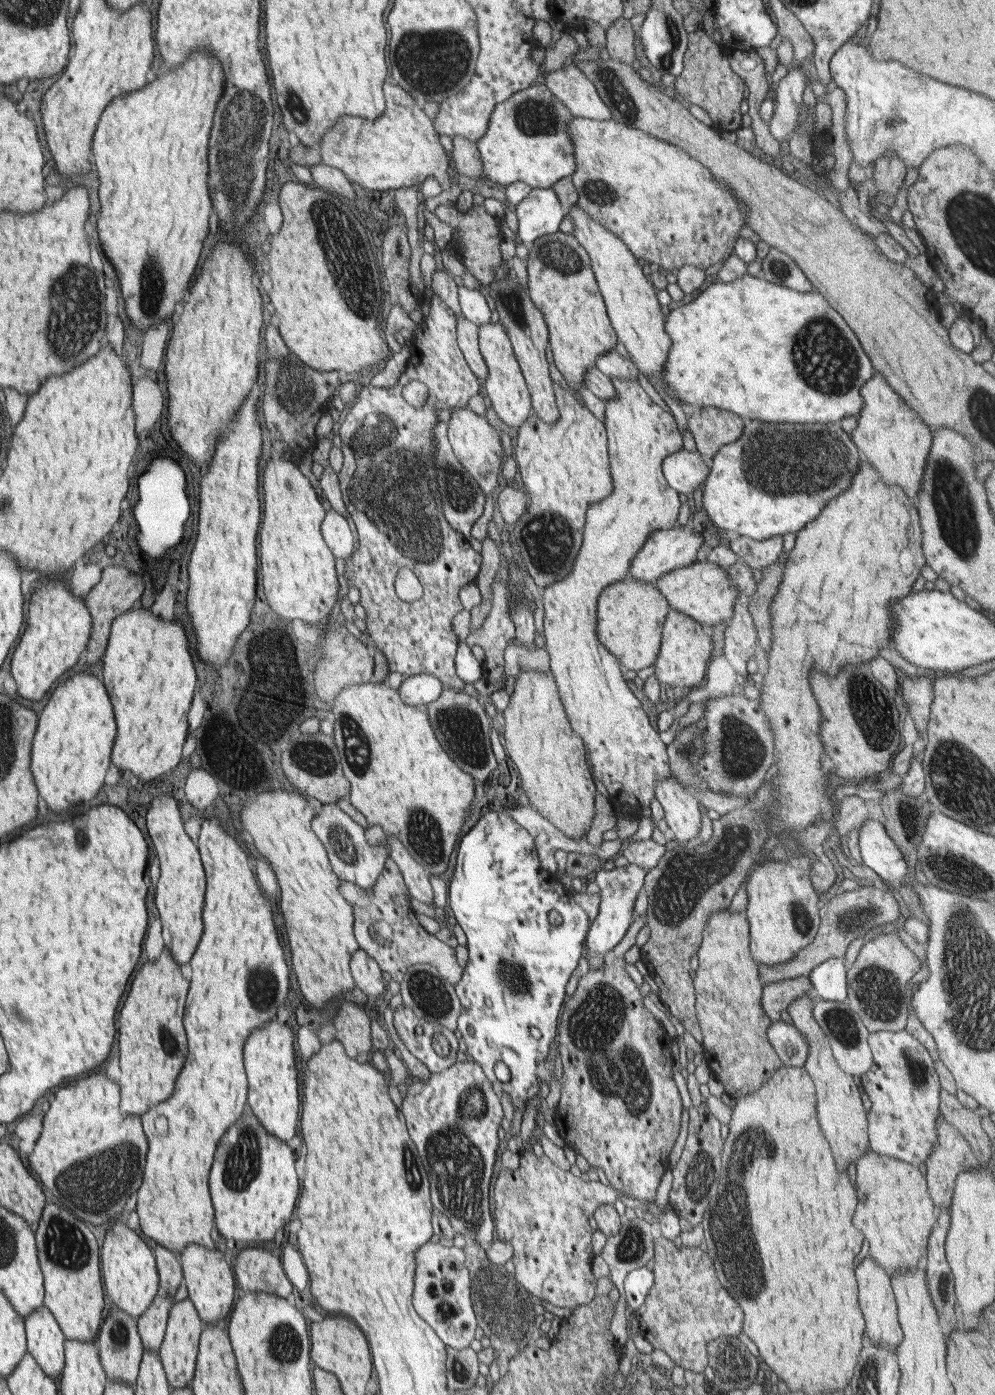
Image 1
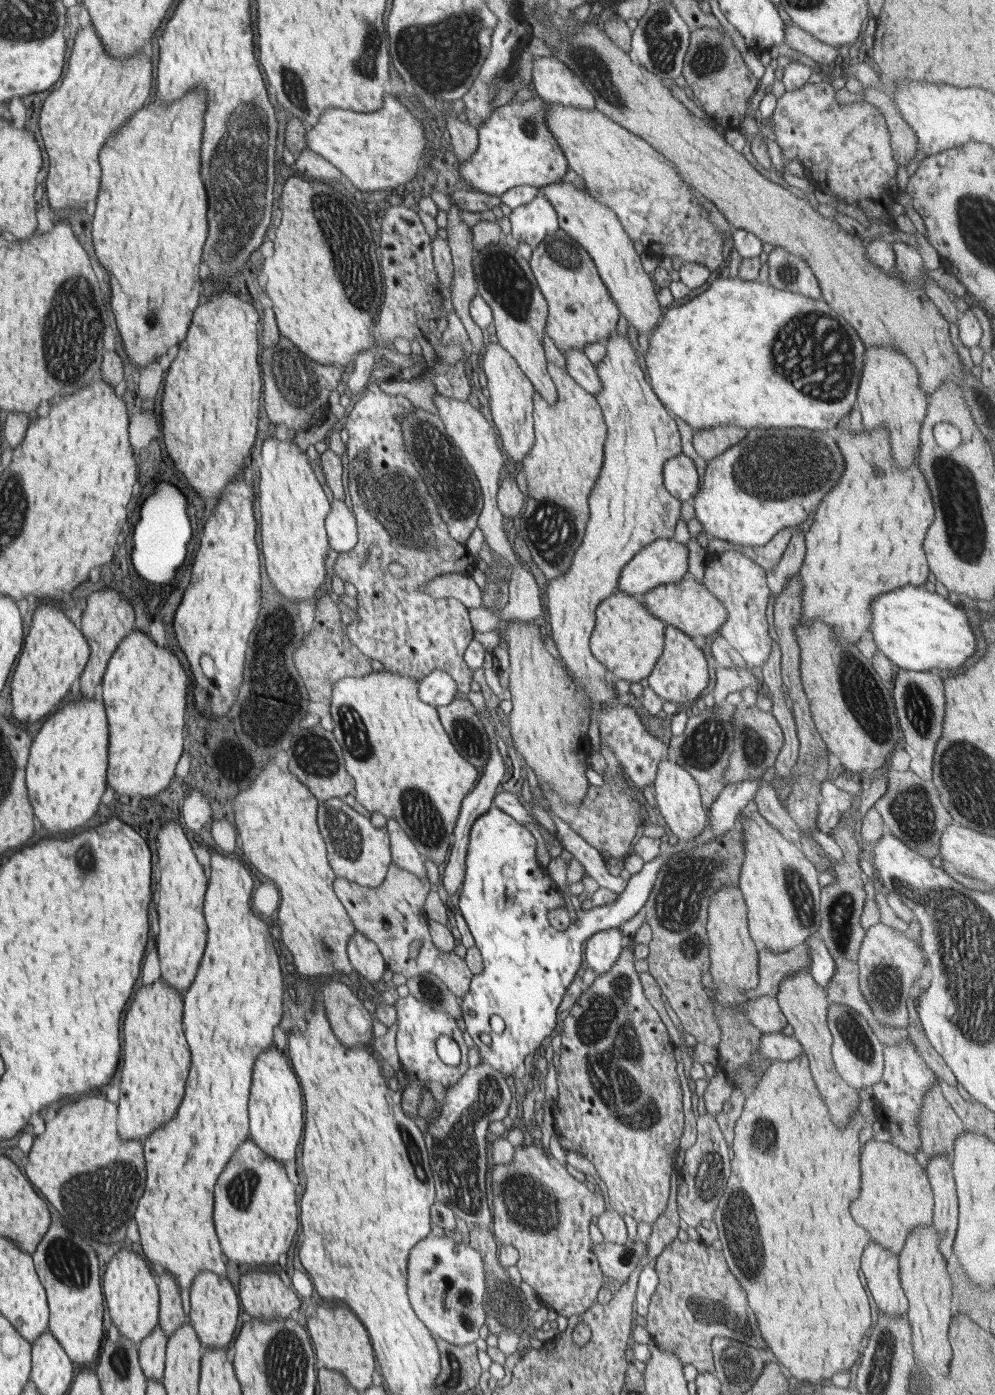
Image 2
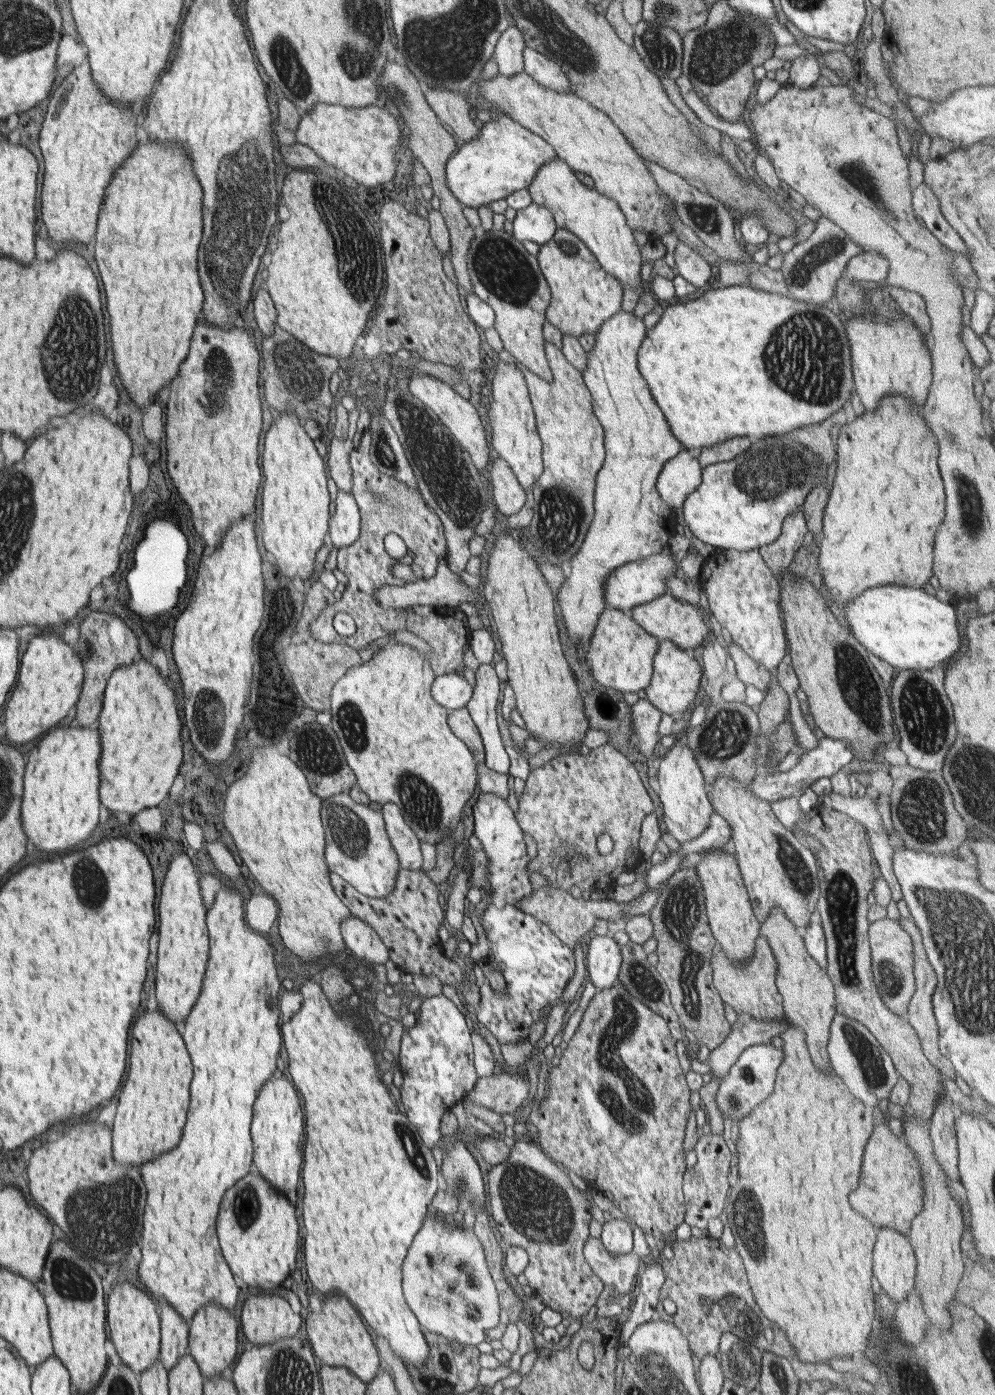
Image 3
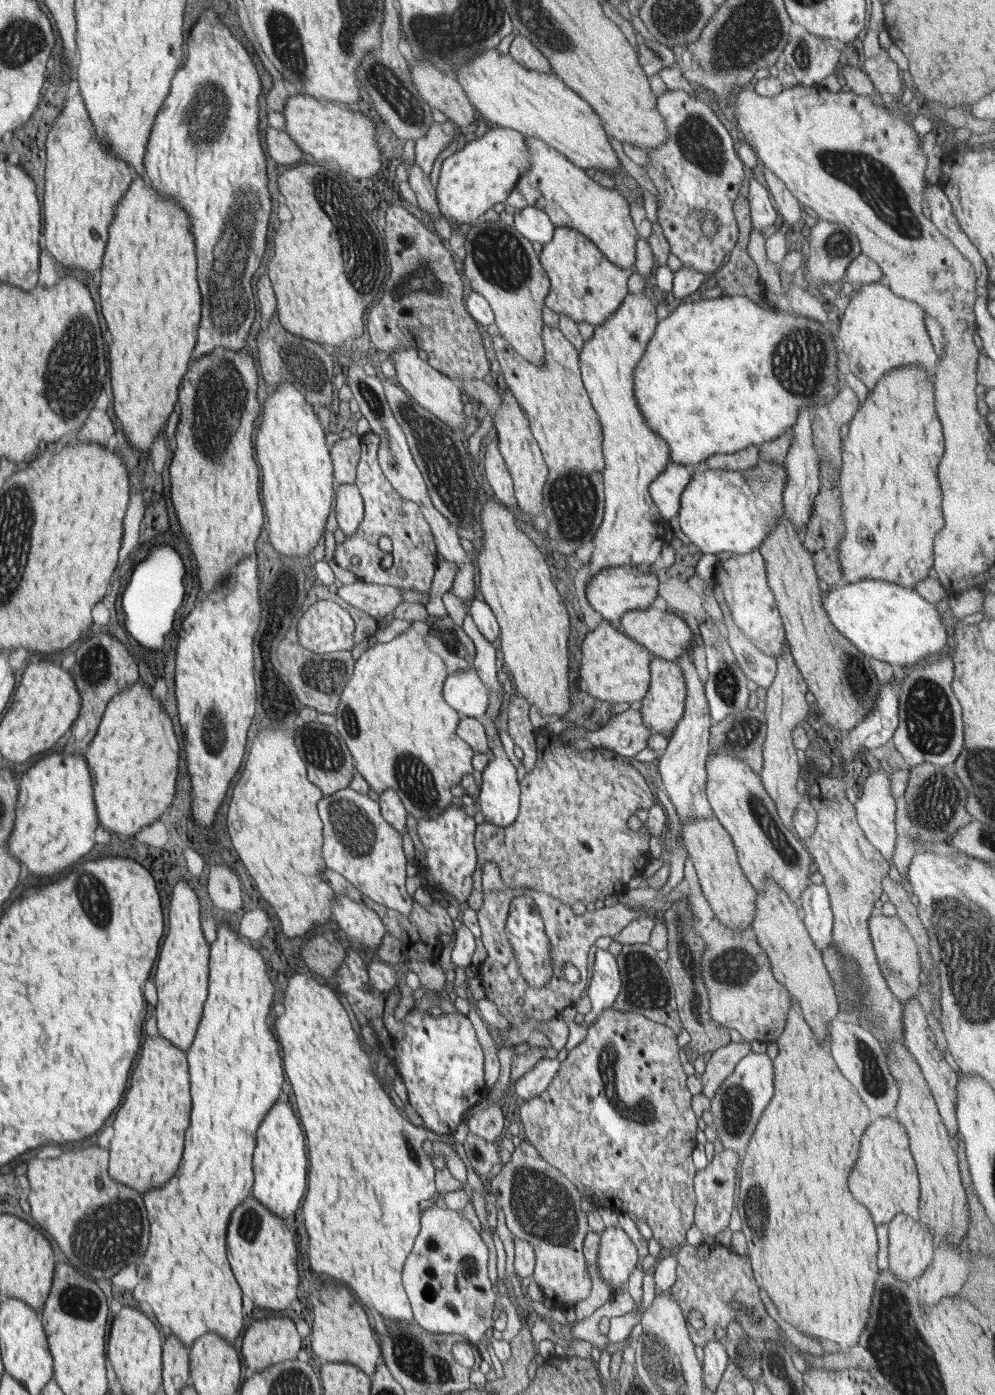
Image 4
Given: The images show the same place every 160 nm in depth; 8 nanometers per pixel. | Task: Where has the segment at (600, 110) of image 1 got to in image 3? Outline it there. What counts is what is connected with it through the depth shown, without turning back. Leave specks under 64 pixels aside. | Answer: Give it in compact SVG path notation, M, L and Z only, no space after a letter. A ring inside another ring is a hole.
M524 47L523 63L524 71L546 90L554 90L554 92L562 92L562 94L572 93L570 81L568 81L568 77L566 77L561 66L546 58L541 52L530 47Z

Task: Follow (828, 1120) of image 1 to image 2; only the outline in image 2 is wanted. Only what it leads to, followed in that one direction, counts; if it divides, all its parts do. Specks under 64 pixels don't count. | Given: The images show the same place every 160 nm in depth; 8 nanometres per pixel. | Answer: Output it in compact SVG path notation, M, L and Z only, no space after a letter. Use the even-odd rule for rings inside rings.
M802 969L785 976L780 983L777 1001L781 1011L787 1018L787 1023L793 1028L793 1036L804 1048L808 1058L808 1064L814 1083L822 1100L828 1108L830 1120L836 1128L846 1128L848 1122L856 1116L859 1111L859 1104L863 1100L856 1089L851 1087L840 1077L836 1071L834 1061L831 1056L833 1037L827 1023L829 999L827 991L820 986L812 976L811 970Z

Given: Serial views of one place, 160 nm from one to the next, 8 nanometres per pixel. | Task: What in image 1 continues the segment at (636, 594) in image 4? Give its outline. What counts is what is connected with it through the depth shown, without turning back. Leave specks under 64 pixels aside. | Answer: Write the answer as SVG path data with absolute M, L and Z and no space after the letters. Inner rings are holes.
M679 524L670 530L654 531L644 543L644 546L635 554L629 569L630 577L636 581L653 583L670 571L680 569L697 561L698 549L703 544L703 536L694 530L689 531L686 526Z

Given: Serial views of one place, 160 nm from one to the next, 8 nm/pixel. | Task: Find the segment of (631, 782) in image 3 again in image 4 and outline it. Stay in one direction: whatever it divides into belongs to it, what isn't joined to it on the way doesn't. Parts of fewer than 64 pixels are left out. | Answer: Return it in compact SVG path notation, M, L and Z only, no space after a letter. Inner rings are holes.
M547 728L539 729L535 739L537 758L535 766L521 783L519 815L510 826L499 827L483 821L477 824L474 842L477 853L477 870L472 875L475 886L467 904L478 910L483 903L481 887L483 866L494 862L500 867L504 885L511 889L529 889L549 894L560 902L572 906L576 902L585 905L610 894L623 893L630 879L643 872L651 858L649 840L651 832L647 826L649 810L657 802L642 767L622 759L616 752L598 749L573 750L568 742ZM636 815L643 823L639 830L628 827L628 818Z

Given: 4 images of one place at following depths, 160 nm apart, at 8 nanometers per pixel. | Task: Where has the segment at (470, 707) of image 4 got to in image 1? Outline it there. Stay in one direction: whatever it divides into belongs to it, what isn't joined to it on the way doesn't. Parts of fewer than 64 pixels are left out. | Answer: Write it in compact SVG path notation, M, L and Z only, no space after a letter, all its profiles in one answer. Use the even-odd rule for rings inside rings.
M428 673L406 677L400 685L400 698L408 706L427 706L440 698L443 682L435 675Z

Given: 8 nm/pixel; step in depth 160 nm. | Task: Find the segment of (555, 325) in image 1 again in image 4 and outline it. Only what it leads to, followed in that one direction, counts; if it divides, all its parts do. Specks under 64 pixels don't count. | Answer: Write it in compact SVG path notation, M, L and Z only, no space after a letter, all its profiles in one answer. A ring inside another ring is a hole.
M556 227L553 239L543 245L539 261L545 268L550 281L550 290L545 305L558 314L562 313L593 327L603 323L628 296L628 278L633 271L623 269L610 262L604 253L580 232Z

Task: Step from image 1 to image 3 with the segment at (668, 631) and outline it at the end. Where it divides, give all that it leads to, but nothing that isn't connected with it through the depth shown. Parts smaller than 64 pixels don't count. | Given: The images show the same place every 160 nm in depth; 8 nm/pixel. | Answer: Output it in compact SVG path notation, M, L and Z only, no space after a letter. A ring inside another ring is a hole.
M662 641L653 658L651 683L645 688L646 700L662 714L683 714L693 705L703 677L702 667L684 648L676 647L672 641Z

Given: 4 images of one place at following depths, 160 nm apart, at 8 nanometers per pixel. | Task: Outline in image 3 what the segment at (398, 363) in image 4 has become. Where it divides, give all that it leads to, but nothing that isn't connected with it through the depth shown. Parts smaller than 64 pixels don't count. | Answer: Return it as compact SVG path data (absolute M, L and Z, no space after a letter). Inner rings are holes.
M426 373L413 374L409 380L409 390L416 398L419 398L428 408L432 410L440 420L449 428L453 436L460 442L460 446L472 454L470 458L474 460L476 468L481 472L485 468L486 464L490 462L491 448L488 447L488 442L486 441L486 431L482 425L482 420L478 415L476 408L470 403L470 401L462 398L452 386L440 381Z

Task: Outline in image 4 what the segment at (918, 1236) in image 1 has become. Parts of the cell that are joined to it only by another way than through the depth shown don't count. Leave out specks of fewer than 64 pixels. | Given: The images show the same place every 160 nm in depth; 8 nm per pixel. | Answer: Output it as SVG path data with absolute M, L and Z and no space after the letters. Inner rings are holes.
M895 1116L874 1117L862 1136L860 1156L858 1156L858 1162L854 1164L854 1170L850 1172L848 1186L850 1186L850 1192L854 1194L854 1198L858 1198L864 1206L868 1206L872 1218L878 1222L878 1225L890 1223L894 1216L900 1212L906 1213L916 1221L919 1220L920 1184L918 1171L909 1147L906 1128L899 1124Z

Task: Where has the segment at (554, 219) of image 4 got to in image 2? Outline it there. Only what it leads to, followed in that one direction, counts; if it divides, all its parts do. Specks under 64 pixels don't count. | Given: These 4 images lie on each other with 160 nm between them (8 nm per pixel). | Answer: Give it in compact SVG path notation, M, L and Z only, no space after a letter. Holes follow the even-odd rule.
M564 181L540 187L538 193L547 198L557 211L559 229L586 250L593 258L602 282L608 287L619 311L628 323L639 332L650 334L661 320L664 309L657 299L658 290L640 262L640 255L633 245L633 240L624 232L614 211L586 190L580 190Z

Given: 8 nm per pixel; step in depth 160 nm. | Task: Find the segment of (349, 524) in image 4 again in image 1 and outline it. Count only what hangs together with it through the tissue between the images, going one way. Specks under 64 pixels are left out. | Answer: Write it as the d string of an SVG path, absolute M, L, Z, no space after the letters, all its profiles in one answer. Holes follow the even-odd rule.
M334 509L328 511L321 524L321 533L335 558L350 558L354 552L354 534L343 514Z

